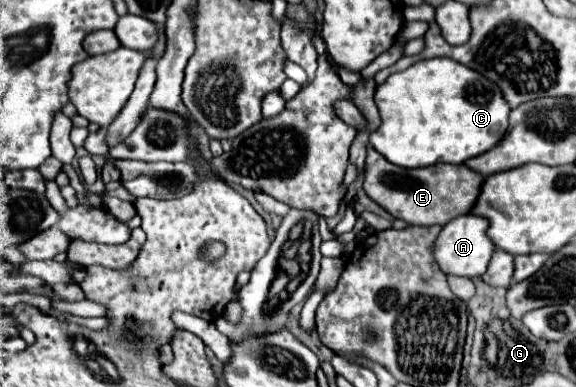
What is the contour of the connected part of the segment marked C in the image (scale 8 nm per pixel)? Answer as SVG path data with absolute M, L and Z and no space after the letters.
M433 57L413 63L409 69L389 75L389 79L377 87L375 103L381 115L381 125L371 133L371 145L391 163L399 167L427 167L435 163L465 163L491 147L495 147L509 127L509 103L497 83L489 81L481 73L453 61L449 57Z

